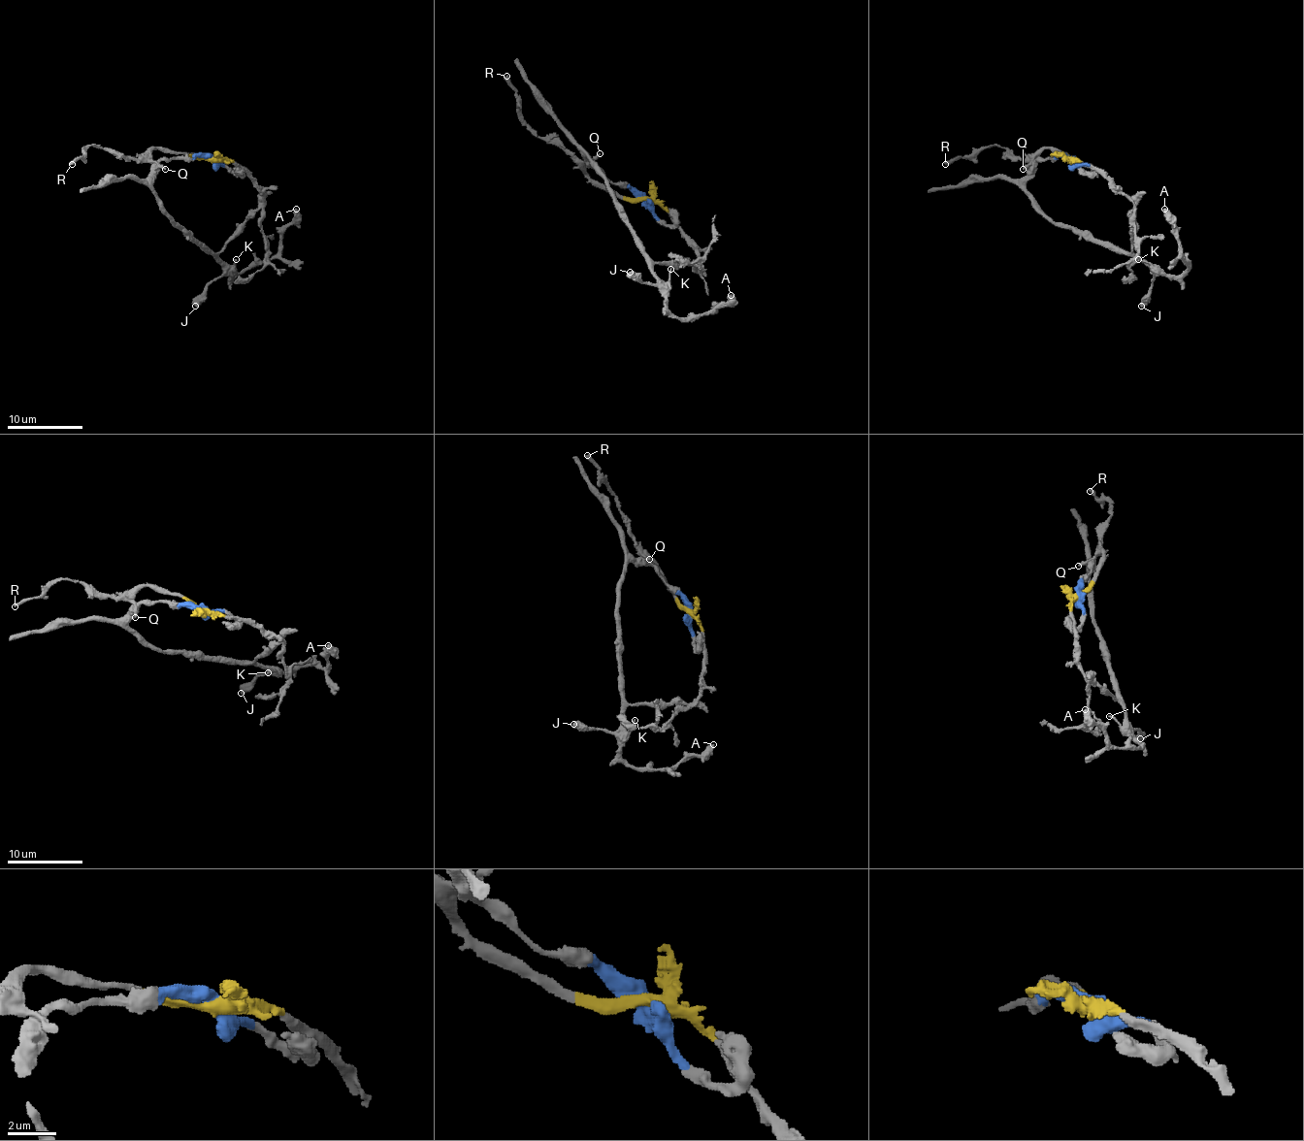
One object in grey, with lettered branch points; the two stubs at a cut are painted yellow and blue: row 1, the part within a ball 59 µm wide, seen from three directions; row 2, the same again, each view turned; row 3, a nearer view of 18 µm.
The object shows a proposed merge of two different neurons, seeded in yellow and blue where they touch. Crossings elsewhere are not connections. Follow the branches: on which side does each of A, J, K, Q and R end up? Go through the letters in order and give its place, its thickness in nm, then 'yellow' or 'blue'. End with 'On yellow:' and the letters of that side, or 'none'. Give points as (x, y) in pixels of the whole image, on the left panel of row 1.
A: at (296, 209); 480 nm thick; blue
J: at (195, 306); 650 nm thick; blue
K: at (236, 259); 240 nm thick; blue
Q: at (165, 169); 280 nm thick; yellow
R: at (72, 164); 400 nm thick; yellow
On yellow: Q, R

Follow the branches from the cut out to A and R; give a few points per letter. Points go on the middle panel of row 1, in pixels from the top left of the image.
A: (647, 200), (610, 183), (586, 156), (610, 187), (614, 206), (668, 309), (679, 318), (707, 314), (731, 295)
R: (647, 200), (624, 199), (602, 189), (563, 149), (542, 140), (521, 114), (518, 90), (506, 75)

